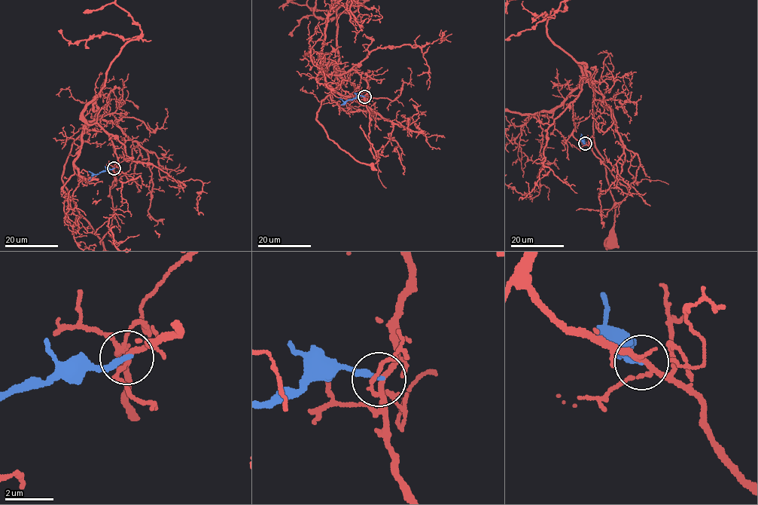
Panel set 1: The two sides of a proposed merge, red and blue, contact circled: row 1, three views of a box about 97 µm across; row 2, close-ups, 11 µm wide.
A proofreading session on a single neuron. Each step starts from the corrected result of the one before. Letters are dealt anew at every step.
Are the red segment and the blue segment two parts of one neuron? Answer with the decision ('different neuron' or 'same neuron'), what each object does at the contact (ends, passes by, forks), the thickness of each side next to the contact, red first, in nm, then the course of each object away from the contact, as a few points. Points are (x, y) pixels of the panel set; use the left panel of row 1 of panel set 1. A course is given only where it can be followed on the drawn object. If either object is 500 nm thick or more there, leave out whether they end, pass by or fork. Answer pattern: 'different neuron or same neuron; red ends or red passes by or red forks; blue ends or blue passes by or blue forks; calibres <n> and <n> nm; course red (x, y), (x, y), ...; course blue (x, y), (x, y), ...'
different neuron; red forks; blue ends; calibres 180 and 240 nm; course red (114, 168), (120, 165), (111, 137), (82, 117), (83, 132), (62, 180); course blue (114, 168), (92, 175), (88, 180)

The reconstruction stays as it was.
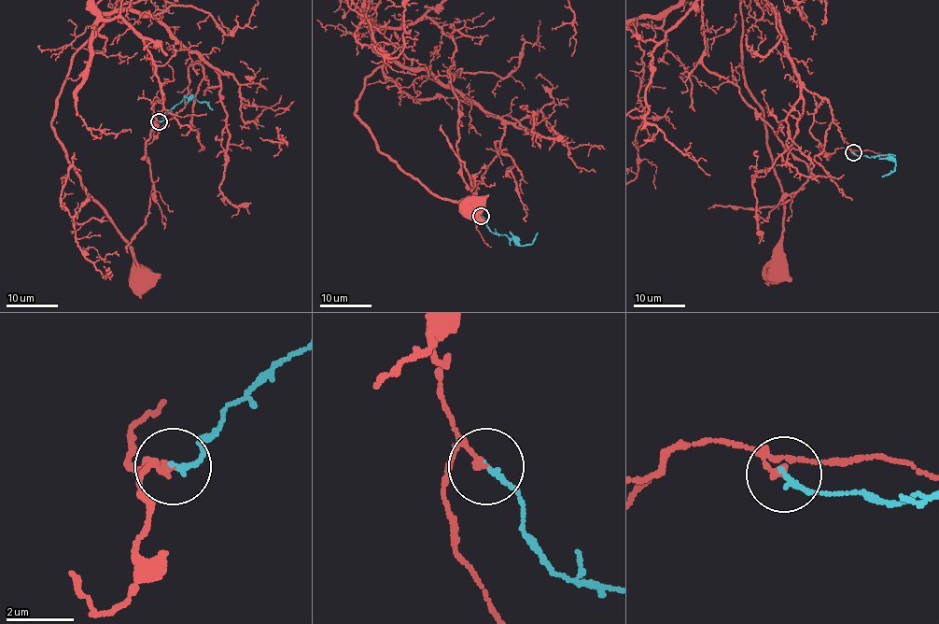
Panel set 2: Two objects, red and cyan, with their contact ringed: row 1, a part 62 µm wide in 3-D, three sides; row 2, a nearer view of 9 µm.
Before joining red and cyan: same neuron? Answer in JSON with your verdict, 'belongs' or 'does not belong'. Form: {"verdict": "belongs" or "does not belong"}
{"verdict": "does not belong"}

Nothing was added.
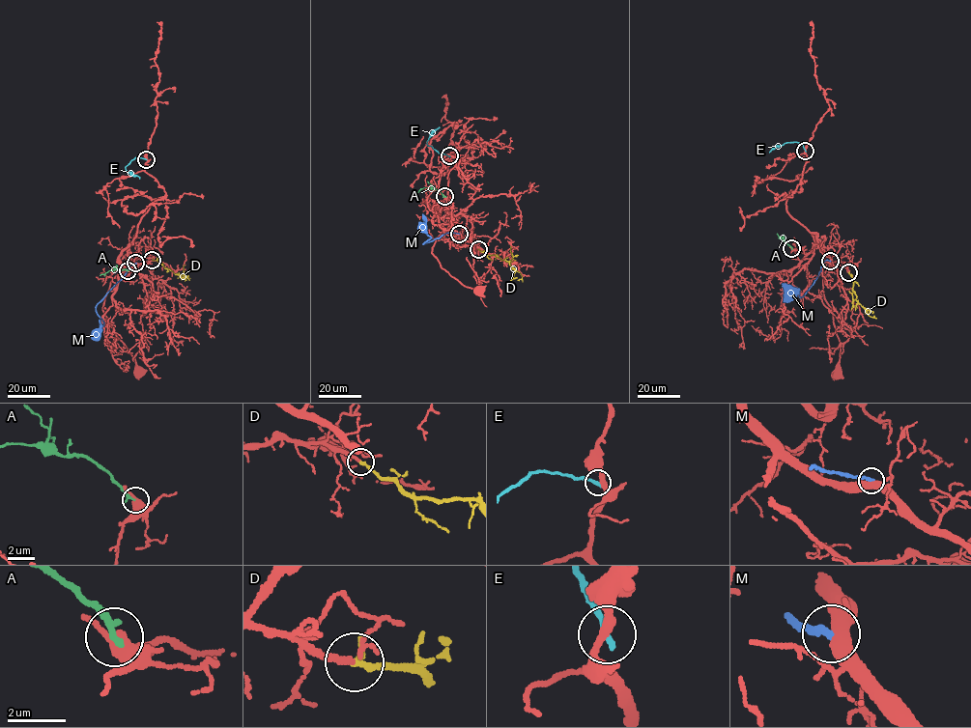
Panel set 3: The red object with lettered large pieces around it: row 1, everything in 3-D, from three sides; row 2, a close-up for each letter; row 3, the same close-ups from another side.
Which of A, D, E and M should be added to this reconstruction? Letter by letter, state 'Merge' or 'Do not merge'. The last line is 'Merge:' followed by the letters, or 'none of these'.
A: Do not merge
D: Merge
E: Do not merge
M: Do not merge
Merge: D

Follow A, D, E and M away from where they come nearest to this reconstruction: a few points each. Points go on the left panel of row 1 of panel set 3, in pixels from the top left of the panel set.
A: (128, 270), (109, 270), (99, 275)
D: (152, 260), (189, 278), (185, 281)
E: (146, 159), (136, 157), (125, 168), (139, 179)
M: (135, 263), (130, 266), (98, 304), (97, 313), (103, 324), (99, 323), (100, 333), (95, 340)

